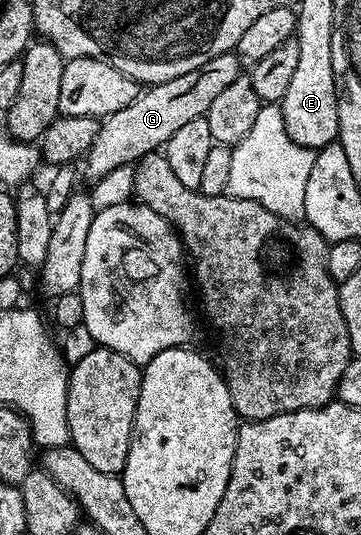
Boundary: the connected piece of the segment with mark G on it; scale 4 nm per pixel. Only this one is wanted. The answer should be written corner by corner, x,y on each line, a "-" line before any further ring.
225,52
188,74
180,74
180,78
149,85
145,90
139,91
137,98
128,102
124,110
116,110
116,114
101,117
96,142
92,142
84,157
90,180
98,181
117,167
137,165
149,152
159,151
165,146
168,138
172,138
172,134
176,134
180,126
205,116
213,100
238,80
238,64
240,65
240,60
234,52

